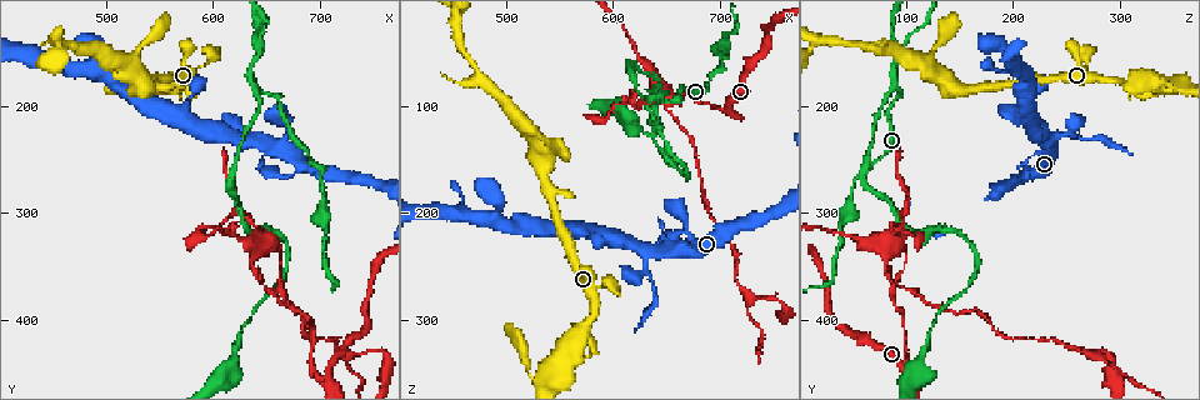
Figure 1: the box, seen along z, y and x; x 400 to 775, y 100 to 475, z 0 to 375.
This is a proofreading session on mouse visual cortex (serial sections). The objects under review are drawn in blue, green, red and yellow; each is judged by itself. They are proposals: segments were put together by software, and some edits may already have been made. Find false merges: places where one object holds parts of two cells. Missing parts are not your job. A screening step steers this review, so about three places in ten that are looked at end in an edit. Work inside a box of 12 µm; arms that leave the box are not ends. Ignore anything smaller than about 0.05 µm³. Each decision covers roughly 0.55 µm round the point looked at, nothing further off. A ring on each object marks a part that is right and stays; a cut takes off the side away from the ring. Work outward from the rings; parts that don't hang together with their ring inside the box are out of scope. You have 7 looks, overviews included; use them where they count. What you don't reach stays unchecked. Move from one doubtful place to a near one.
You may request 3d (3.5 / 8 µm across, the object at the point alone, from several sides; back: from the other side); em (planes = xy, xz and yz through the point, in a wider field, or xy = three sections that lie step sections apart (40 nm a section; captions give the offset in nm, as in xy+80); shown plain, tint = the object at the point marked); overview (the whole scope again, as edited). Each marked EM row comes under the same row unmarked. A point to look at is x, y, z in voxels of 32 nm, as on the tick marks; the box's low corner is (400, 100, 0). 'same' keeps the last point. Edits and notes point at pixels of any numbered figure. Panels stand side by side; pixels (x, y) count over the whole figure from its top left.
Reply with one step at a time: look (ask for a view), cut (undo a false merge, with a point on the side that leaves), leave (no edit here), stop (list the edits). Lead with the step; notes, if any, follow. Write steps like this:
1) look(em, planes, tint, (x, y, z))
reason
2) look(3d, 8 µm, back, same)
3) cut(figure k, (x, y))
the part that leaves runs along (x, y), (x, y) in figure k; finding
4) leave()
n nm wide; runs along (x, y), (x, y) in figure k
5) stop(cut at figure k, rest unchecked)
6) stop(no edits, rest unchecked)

look(3d, 3.5 µm, (638, 232, 266))
abrupt turn

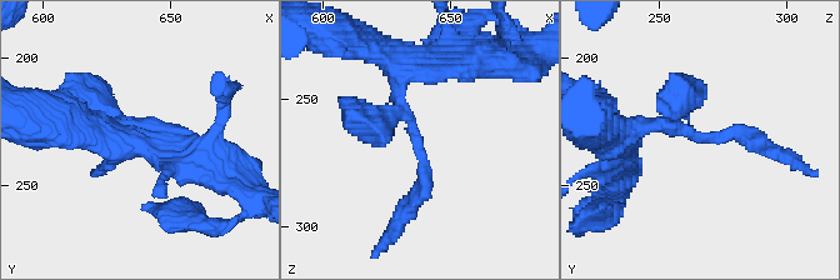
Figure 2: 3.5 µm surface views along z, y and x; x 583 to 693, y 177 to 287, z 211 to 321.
cut(figure 2, (736, 128))
the part that leaves runs along (695, 134), (744, 134), (791, 156) in figure 2; two cells meet here

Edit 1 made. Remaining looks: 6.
look(overview)

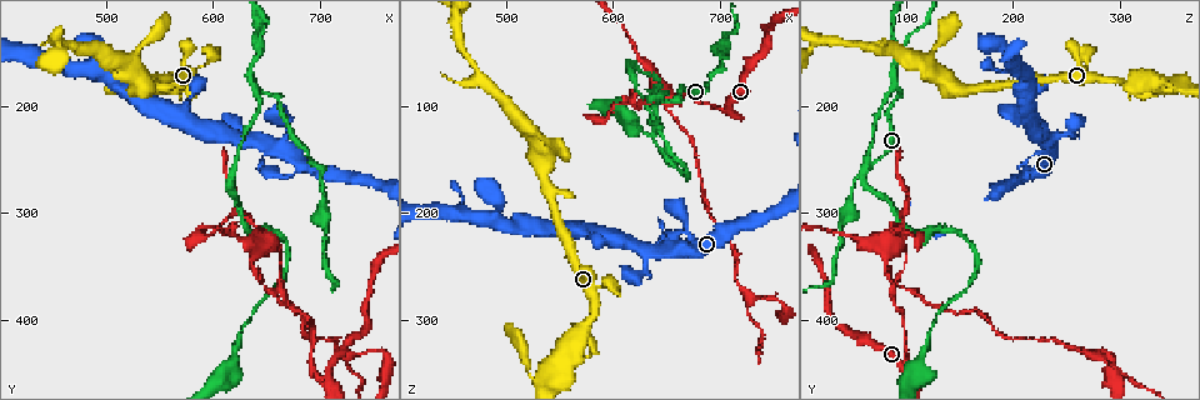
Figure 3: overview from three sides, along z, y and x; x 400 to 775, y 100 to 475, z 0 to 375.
look(3d, 8 µm, (640, 182, 88))
three arms meet

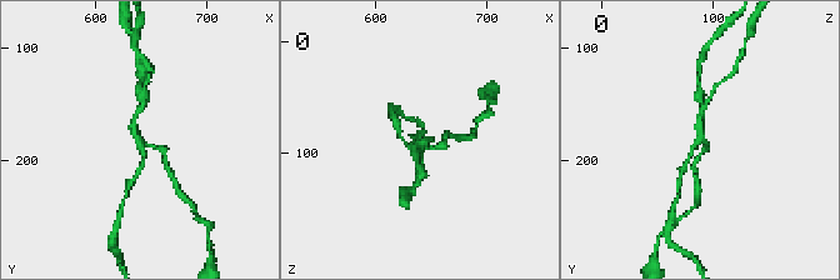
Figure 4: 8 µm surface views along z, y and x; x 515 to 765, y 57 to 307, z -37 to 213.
look(em, xy, step 3, tint, (642, 184, 90))
3 arms; arms of 150, 150, 200 nm; shape alone is not enough

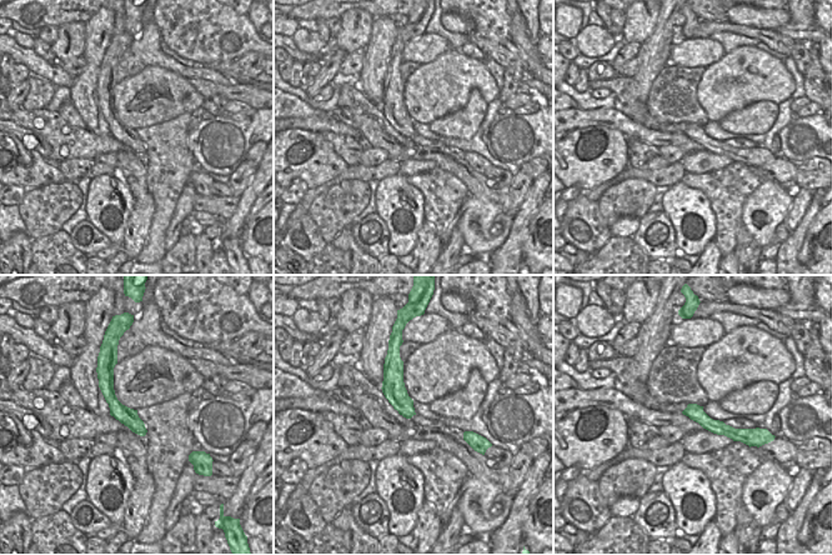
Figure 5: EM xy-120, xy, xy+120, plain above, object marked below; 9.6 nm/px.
leave()
runs along (445, 140), (420, 144), (420, 123) in figure 4; all the same cell

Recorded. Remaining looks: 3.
stop(cut at figure 2, rest unchecked)

